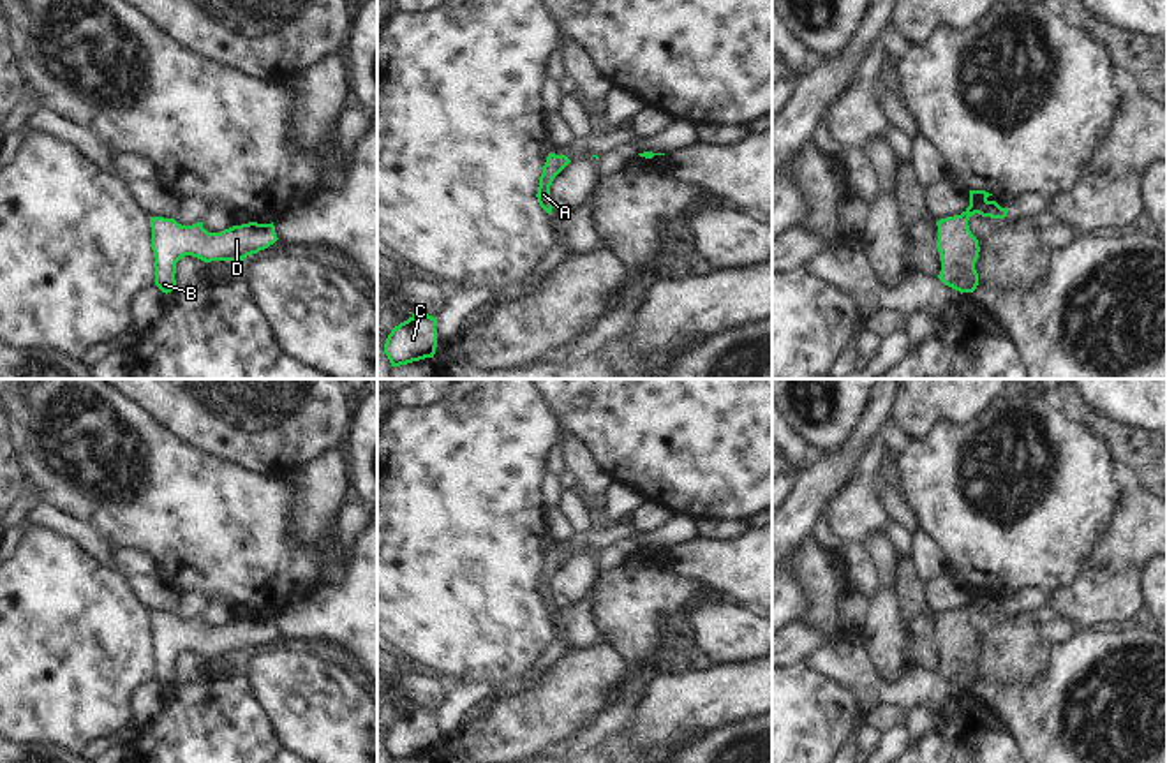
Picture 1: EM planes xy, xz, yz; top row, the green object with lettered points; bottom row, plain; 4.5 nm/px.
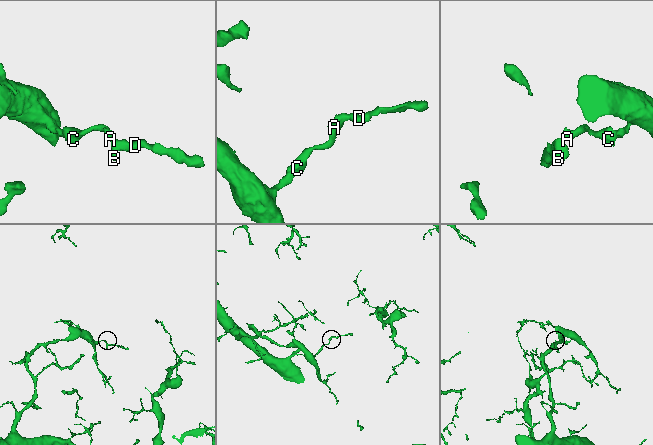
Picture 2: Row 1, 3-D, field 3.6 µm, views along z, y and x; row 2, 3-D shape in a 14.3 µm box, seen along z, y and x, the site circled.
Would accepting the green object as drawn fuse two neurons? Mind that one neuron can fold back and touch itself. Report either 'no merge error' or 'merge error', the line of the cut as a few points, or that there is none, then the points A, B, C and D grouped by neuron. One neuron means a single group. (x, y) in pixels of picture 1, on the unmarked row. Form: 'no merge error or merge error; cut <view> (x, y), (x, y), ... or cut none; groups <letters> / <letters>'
no merge error; cut none; groups A B C D

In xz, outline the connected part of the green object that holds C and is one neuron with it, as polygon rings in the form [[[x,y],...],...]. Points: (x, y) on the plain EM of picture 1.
[[[414,707],[407,715],[391,724],[384,738],[384,749],[391,761],[434,752],[437,742],[437,712]]]

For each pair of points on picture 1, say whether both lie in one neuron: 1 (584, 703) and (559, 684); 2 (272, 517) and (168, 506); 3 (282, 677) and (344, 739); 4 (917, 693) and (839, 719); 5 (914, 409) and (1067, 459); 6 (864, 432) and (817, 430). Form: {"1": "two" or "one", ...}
{"1": "one", "2": "one", "3": "one", "4": "two", "5": "two", "6": "two"}

